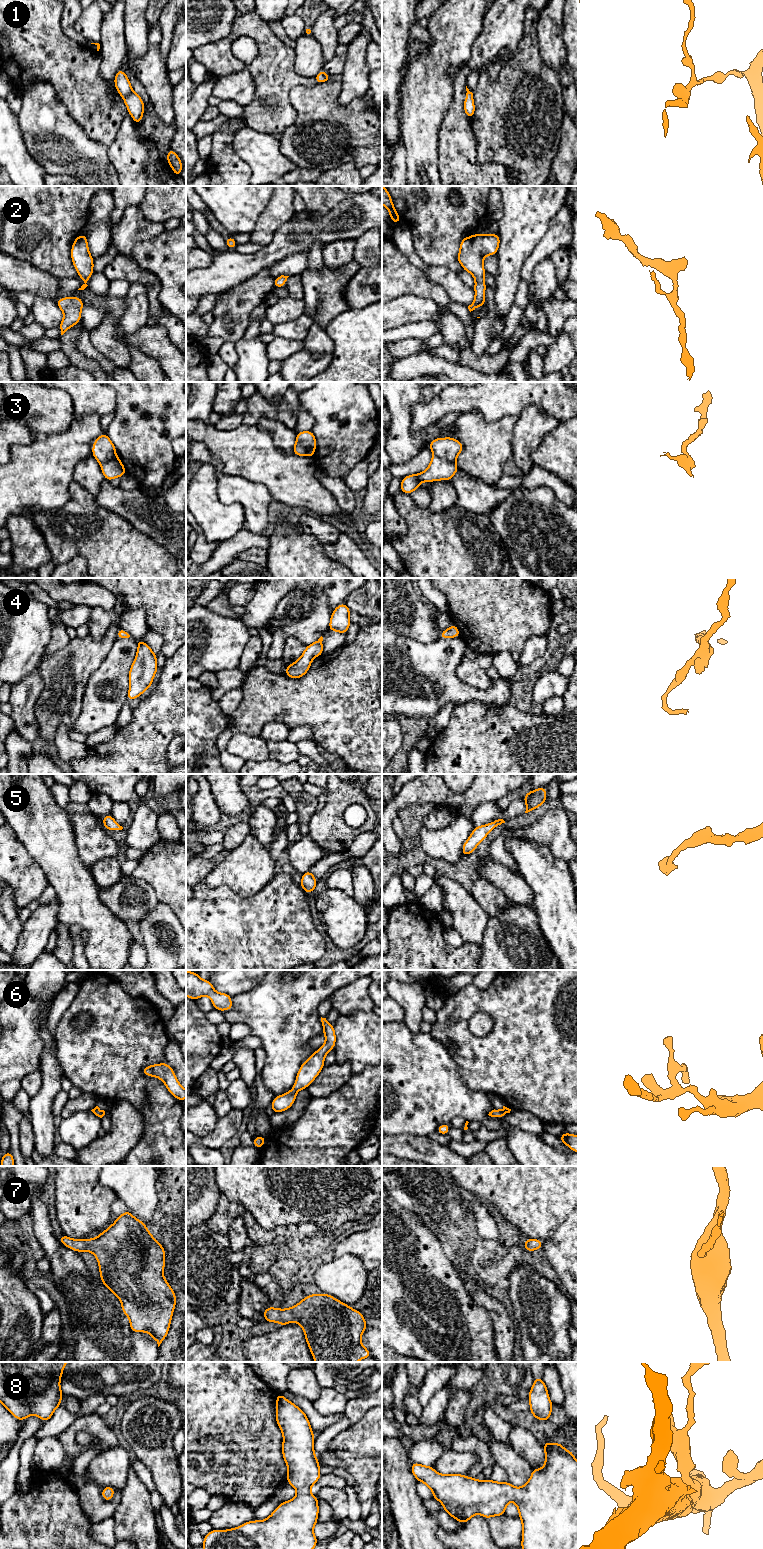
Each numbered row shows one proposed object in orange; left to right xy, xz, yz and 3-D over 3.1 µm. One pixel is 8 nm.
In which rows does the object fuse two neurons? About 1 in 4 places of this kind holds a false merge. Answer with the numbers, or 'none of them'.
1, 3

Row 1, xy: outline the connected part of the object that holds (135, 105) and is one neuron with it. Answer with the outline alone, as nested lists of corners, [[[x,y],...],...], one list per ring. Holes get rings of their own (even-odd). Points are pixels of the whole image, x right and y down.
[[[131,92],[124,98],[125,105],[135,124],[139,124],[143,119],[144,102],[135,92]]]

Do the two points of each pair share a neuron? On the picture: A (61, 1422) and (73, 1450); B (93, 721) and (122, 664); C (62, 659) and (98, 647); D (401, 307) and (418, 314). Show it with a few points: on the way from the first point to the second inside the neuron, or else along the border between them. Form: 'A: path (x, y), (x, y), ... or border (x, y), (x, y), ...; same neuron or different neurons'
A: border (78, 1415), (58, 1437); different neurons
B: path (108, 706), (116, 701), (118, 679); same neuron
C: path (71, 659), (79, 659), (89, 654); same neuron
D: path (405, 309), (414, 310); same neuron

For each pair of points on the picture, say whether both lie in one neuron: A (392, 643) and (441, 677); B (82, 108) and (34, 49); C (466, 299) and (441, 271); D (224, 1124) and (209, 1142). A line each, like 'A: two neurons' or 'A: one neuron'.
A: one neuron
B: one neuron
C: one neuron
D: one neuron

